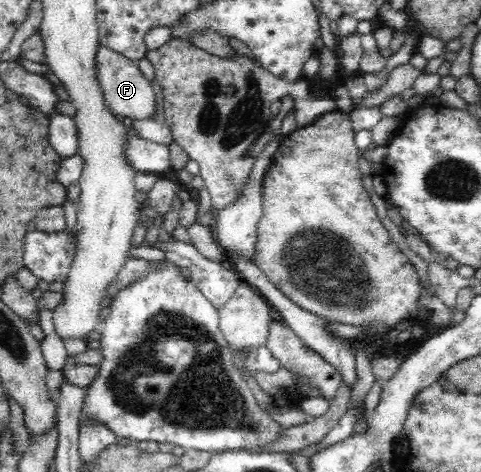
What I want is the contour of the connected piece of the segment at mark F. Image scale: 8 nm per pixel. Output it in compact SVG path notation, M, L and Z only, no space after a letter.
M101 45L96 54L96 80L104 92L106 106L115 115L128 122L152 119L158 110L158 102L151 82L145 78L137 62Z

